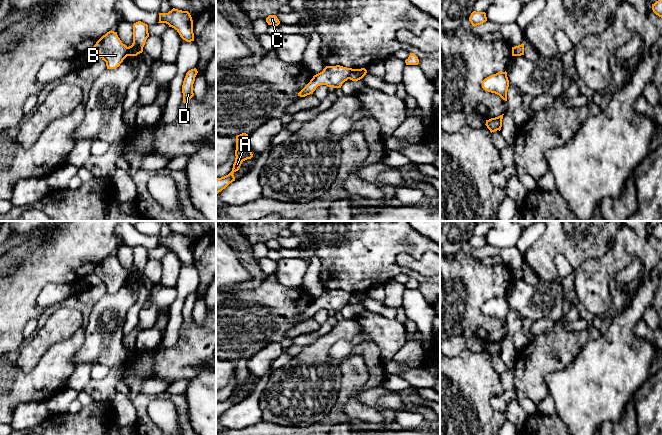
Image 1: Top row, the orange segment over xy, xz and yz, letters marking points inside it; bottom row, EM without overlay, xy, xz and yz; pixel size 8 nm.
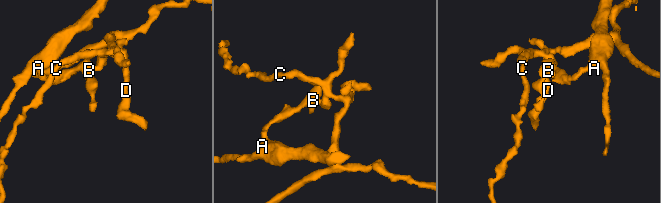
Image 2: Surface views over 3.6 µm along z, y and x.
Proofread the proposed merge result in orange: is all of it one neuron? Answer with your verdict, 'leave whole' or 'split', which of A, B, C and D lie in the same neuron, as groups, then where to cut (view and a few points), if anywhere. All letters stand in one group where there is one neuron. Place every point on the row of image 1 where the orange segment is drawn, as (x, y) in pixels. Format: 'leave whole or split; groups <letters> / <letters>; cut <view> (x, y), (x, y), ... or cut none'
split; groups A B / C D; cut xz (353, 69), (348, 78)

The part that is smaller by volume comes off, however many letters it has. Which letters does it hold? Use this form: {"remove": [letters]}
{"remove": ["C", "D"]}

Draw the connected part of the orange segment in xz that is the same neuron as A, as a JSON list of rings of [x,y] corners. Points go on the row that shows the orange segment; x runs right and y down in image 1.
[[[246,133],[236,136],[235,162],[233,164],[232,171],[228,175],[216,179],[217,194],[225,189],[230,183],[235,181],[233,174],[239,170],[242,162],[253,157],[251,149],[247,144],[247,136],[248,134]]]

